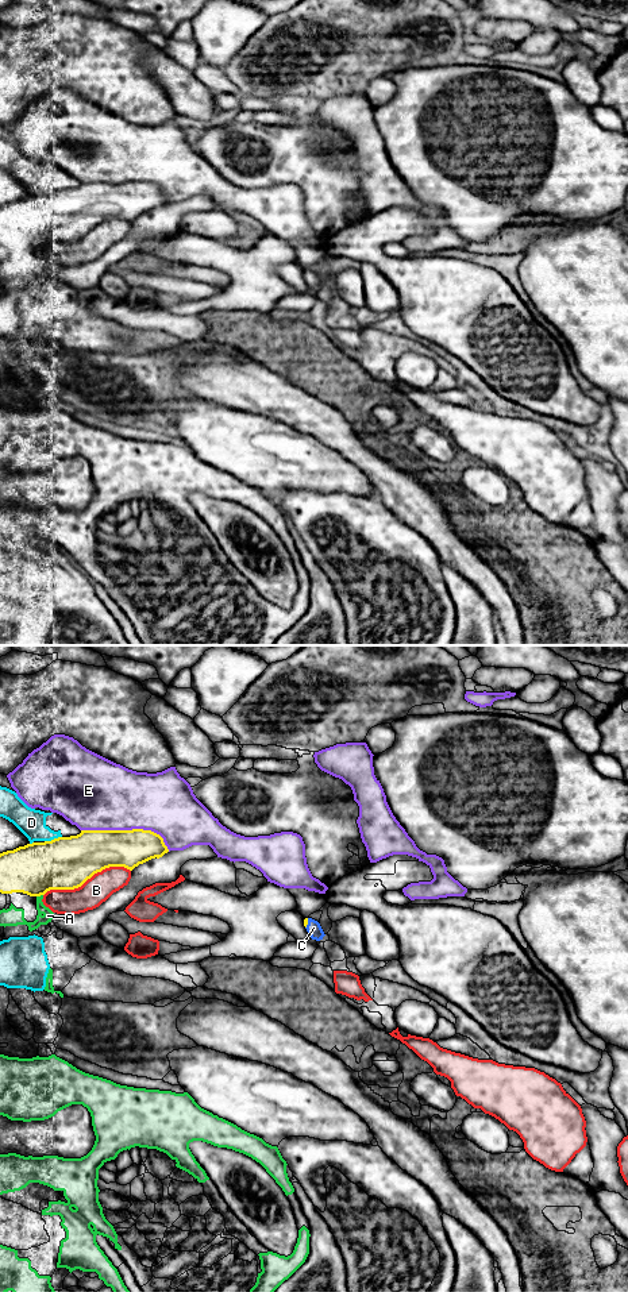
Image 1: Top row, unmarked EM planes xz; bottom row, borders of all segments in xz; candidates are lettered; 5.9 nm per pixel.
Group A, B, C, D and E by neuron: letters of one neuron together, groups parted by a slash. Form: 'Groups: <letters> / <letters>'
Groups: A / B / C / D / E

